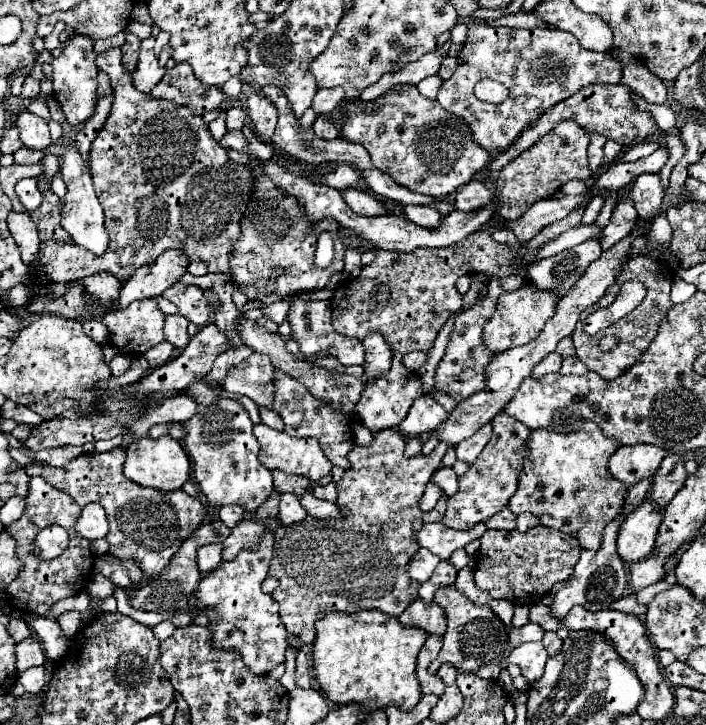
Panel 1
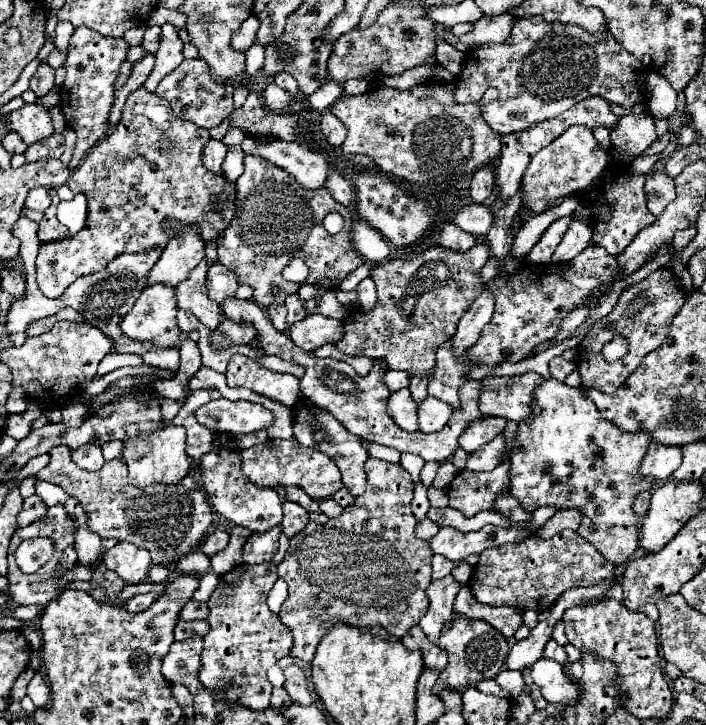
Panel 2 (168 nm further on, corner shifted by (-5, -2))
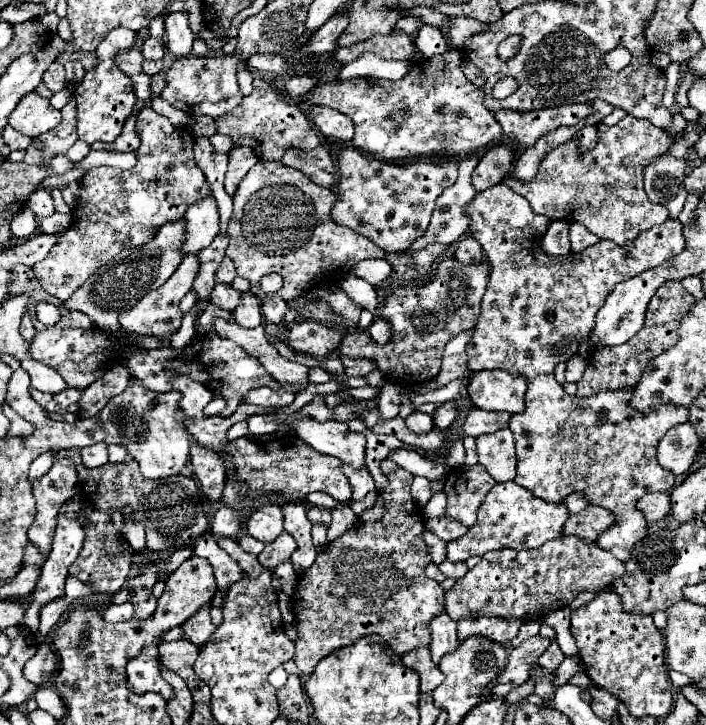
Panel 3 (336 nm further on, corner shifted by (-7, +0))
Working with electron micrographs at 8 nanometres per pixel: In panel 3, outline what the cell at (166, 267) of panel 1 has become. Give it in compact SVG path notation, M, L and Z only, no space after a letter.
M205 197L193 205L189 205L185 213L187 221L187 233L183 251L187 253L199 253L205 249L215 235L219 233L219 207L213 197Z

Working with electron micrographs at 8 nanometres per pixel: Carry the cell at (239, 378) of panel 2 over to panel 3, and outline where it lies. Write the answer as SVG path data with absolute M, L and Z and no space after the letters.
M209 329L205 333L195 333L193 335L193 345L189 349L153 349L153 351L129 351L125 365L129 369L129 373L139 379L147 389L151 391L171 391L173 389L173 377L177 377L179 373L187 373L189 377L193 377L193 381L199 381L207 387L207 381L215 385L215 395L219 395L221 399L225 399L229 409L237 409L239 399L245 397L247 391L255 389L255 387L271 387L271 389L279 389L281 385L263 369L263 365L259 365L257 359L253 359L249 353L245 353L245 349L241 349L237 343L233 341L225 341L223 337L214 329Z

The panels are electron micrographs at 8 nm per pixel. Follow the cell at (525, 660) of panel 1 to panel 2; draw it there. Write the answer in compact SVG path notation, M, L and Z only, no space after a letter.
M545 657L537 659L531 667L531 677L549 703L577 703L579 701L577 687L571 685L569 679L563 675L563 665L555 663L553 659L545 659Z

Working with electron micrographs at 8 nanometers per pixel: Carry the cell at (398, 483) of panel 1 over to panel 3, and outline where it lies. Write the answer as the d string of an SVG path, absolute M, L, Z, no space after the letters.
M391 459L381 463L381 471L389 475L389 487L379 493L375 507L367 511L367 517L359 517L343 537L329 543L313 567L299 577L293 595L299 631L293 661L305 675L311 675L327 653L353 645L365 635L381 635L399 657L427 647L429 621L445 605L441 585L425 577L431 555L423 541L421 511L411 497L413 475Z

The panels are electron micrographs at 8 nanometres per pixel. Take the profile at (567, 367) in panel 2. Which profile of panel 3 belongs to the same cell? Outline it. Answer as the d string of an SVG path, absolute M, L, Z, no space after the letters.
M575 355L571 361L567 361L567 371L565 371L567 381L577 383L585 373L585 365L587 365L587 361L581 355Z

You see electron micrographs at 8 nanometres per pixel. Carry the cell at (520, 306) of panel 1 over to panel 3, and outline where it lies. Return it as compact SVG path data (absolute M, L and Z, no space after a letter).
M503 183L479 191L465 207L465 217L469 217L469 233L481 243L491 269L487 291L483 295L481 315L467 345L469 369L503 369L527 379L525 411L511 415L509 419L509 429L517 445L515 483L549 503L561 503L567 495L583 491L589 503L609 509L617 517L617 521L599 535L597 545L605 551L611 551L617 559L627 561L633 545L647 535L645 517L643 513L639 513L639 509L635 509L637 499L641 499L645 493L669 491L675 483L675 475L663 469L657 461L657 445L667 429L675 427L677 423L689 421L689 409L681 409L677 405L659 405L649 413L635 413L635 409L629 409L631 389L601 391L593 397L579 399L563 391L563 387L555 381L553 371L557 363L569 361L577 353L579 343L591 335L597 309L601 309L605 297L615 289L617 283L627 281L647 269L653 269L683 251L683 225L677 219L667 219L665 223L639 233L633 241L627 241L627 245L613 245L613 241L601 239L581 253L549 257L541 249L539 241L551 221L543 215L533 213L525 197L513 193Z

